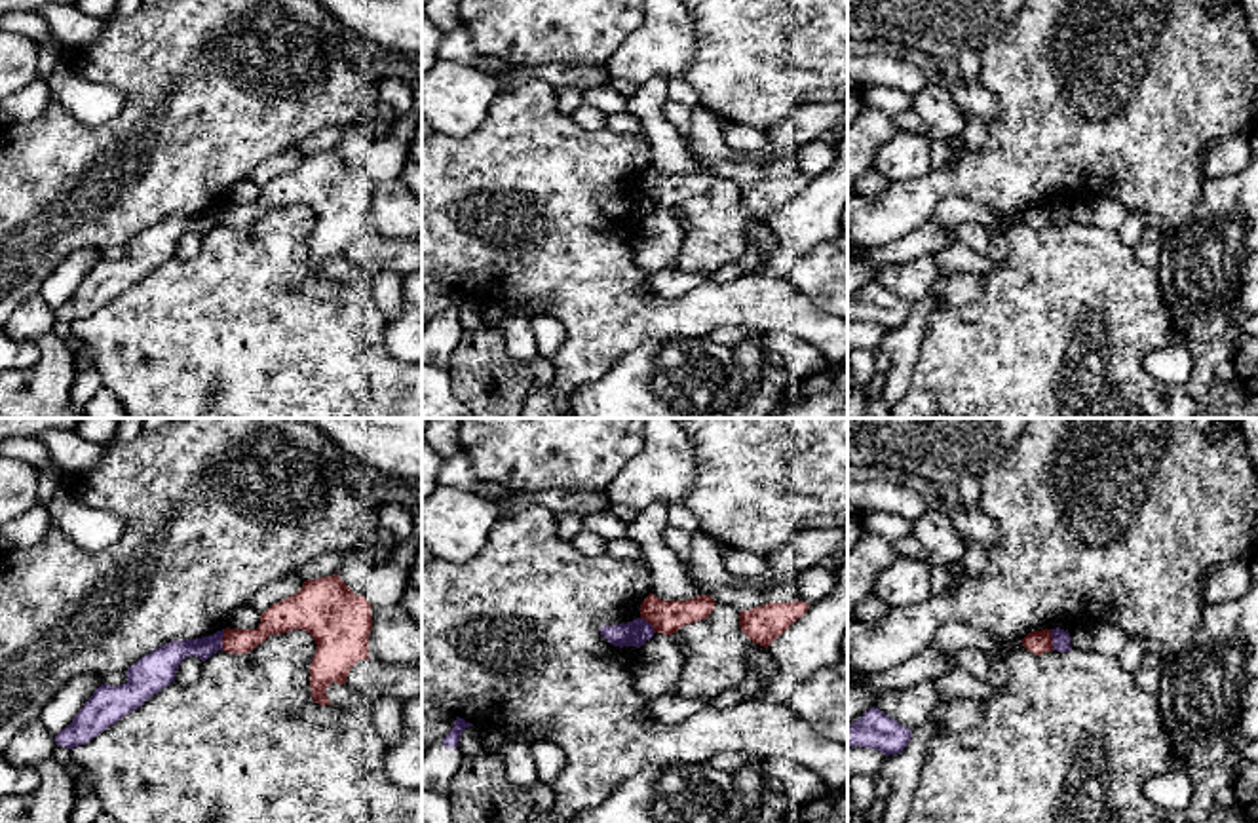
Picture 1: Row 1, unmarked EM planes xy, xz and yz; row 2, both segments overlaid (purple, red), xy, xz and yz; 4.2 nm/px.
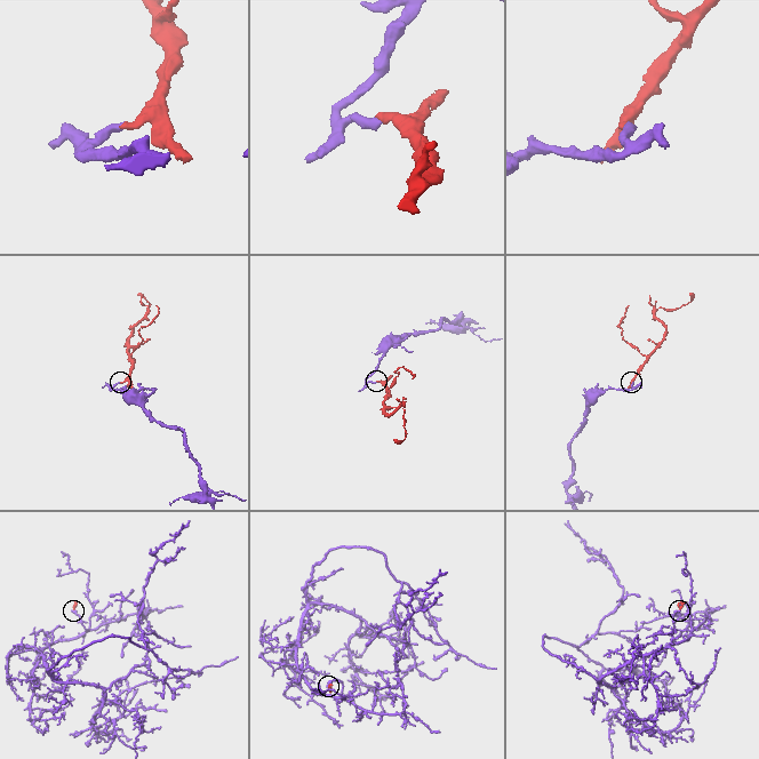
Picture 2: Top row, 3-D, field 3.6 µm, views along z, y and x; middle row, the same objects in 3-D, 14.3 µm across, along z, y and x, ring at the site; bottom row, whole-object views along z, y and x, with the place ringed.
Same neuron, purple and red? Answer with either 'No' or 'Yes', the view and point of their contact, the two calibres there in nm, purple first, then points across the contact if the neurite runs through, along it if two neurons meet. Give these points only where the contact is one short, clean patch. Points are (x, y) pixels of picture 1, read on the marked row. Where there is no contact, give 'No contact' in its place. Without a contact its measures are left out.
No. Touches purple at xy (221, 639). Thickness 120 nm (purple) against 120 nm. Boundary: xy (225, 630), (221, 649)

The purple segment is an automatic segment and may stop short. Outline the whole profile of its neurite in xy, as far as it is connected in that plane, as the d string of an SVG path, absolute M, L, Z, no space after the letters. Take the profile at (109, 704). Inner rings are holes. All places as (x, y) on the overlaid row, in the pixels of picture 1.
M224 629L201 639L171 641L135 661L122 686L101 684L84 703L72 722L55 736L55 743L74 749L97 737L150 696L175 682L182 660L194 656L205 661L222 650Z

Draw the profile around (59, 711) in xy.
M91 673L67 682L40 713L49 734L57 736L65 730L101 684L101 679Z

